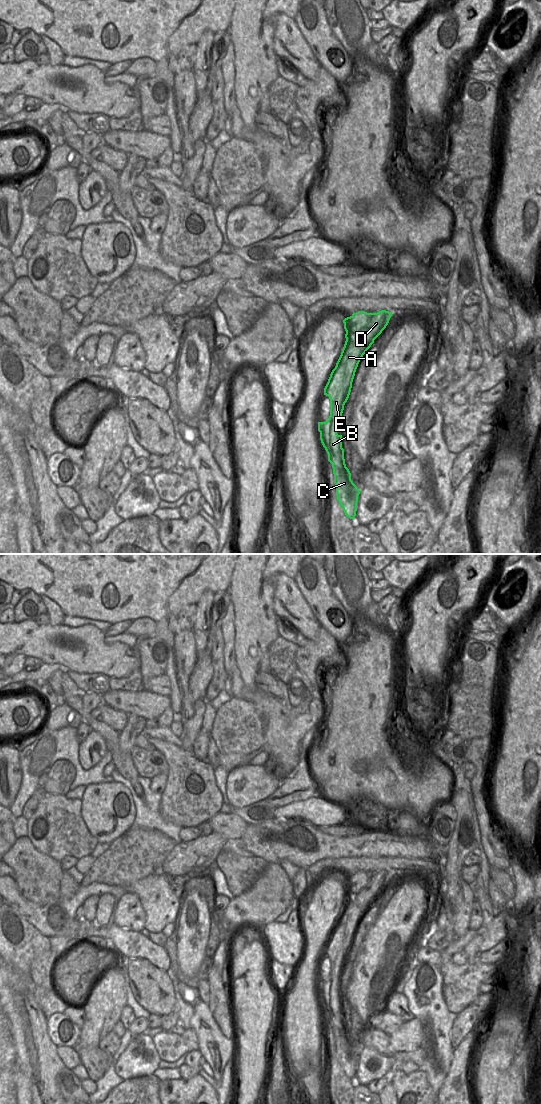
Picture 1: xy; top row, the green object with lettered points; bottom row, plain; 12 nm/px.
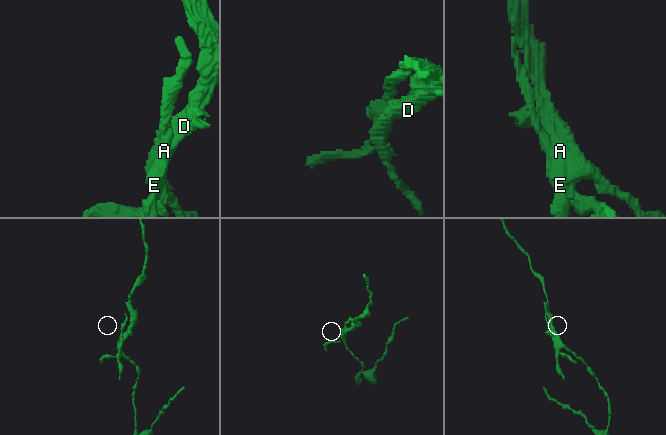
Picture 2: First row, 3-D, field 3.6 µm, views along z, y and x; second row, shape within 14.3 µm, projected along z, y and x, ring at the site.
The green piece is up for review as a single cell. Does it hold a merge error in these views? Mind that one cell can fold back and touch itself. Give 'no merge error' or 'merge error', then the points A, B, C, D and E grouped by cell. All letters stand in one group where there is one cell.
merge error; groups A B C E / D

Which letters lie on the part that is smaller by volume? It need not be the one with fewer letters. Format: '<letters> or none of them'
A, B, C, E

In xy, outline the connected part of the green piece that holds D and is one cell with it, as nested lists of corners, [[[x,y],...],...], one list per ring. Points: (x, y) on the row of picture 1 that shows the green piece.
[[[381,310],[377,313],[358,311],[343,320],[345,344],[342,351],[348,352],[354,344],[364,347],[373,344],[389,323],[392,313]]]

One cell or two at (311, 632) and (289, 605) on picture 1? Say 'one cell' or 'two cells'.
one cell

